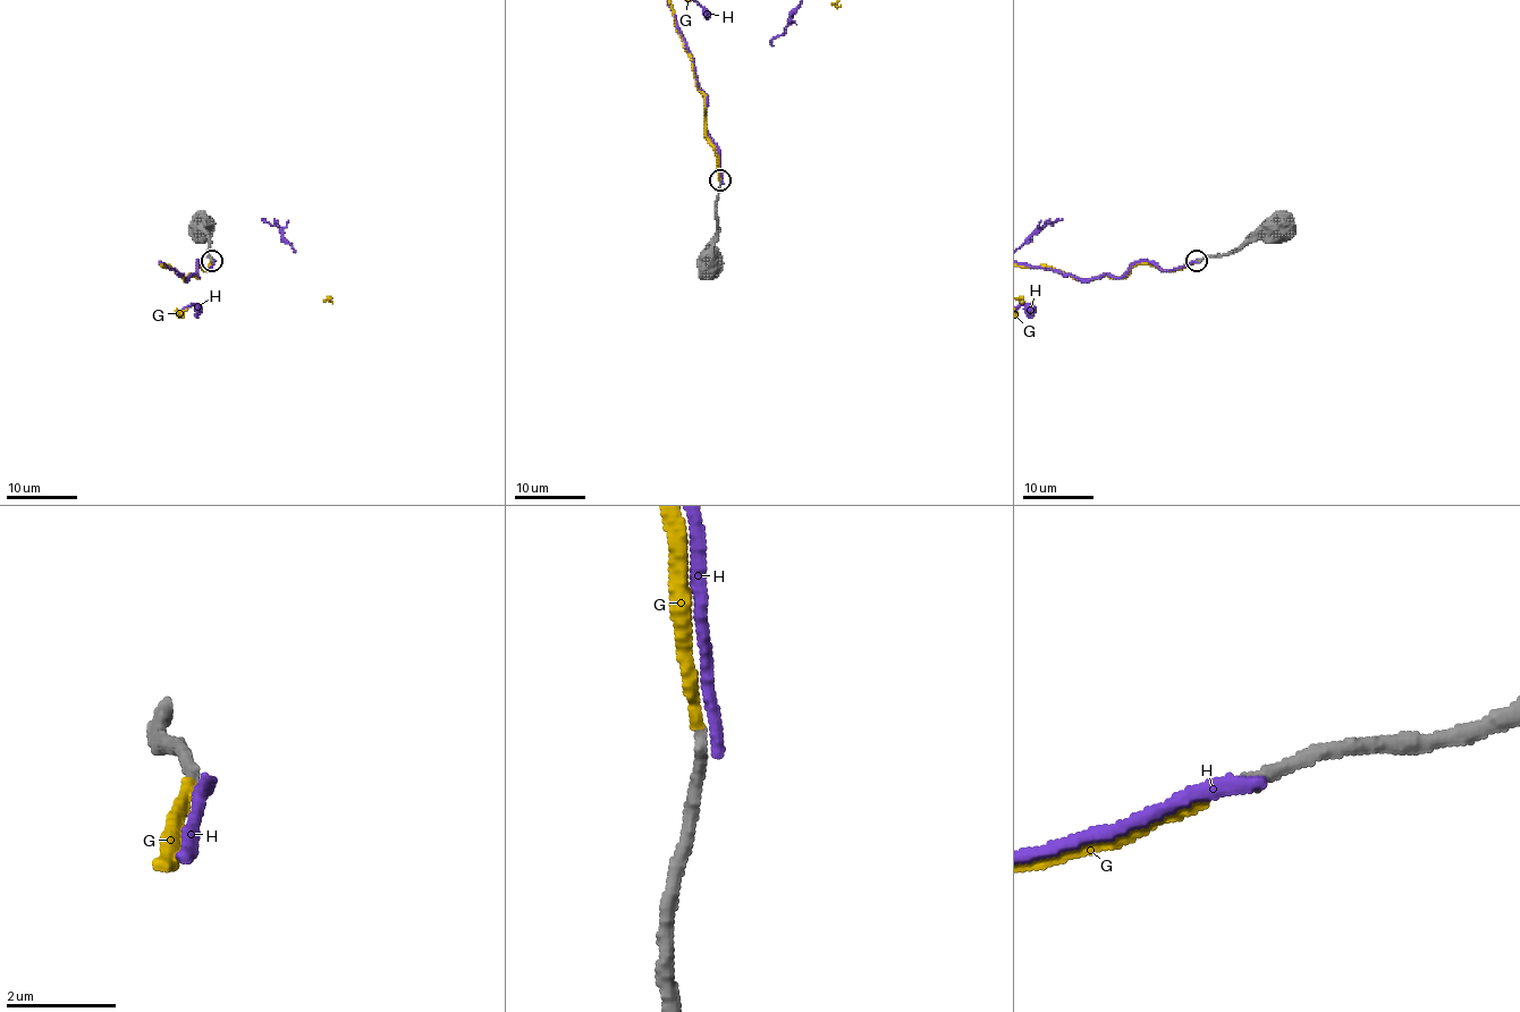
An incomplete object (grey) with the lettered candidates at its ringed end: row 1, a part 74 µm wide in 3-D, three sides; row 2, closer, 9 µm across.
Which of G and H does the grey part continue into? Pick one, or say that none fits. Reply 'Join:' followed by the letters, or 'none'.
Join: G

